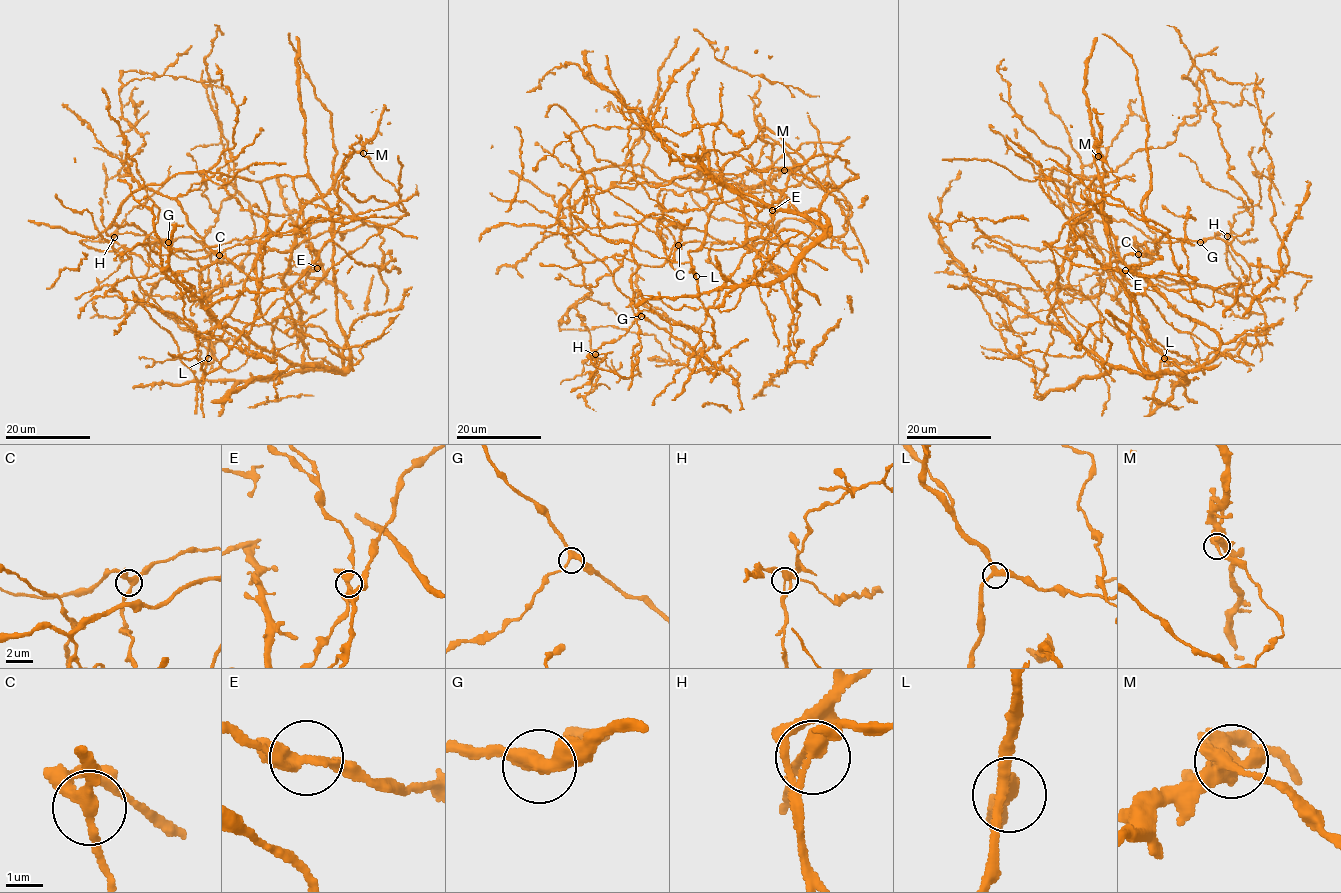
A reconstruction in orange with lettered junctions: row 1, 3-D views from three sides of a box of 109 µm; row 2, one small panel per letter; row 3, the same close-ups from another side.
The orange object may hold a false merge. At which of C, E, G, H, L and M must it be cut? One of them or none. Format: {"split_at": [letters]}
{"split_at": ["H"]}

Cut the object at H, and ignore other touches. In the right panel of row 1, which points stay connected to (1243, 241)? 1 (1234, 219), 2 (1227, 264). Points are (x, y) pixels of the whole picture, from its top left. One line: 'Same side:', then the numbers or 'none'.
Same side: none

